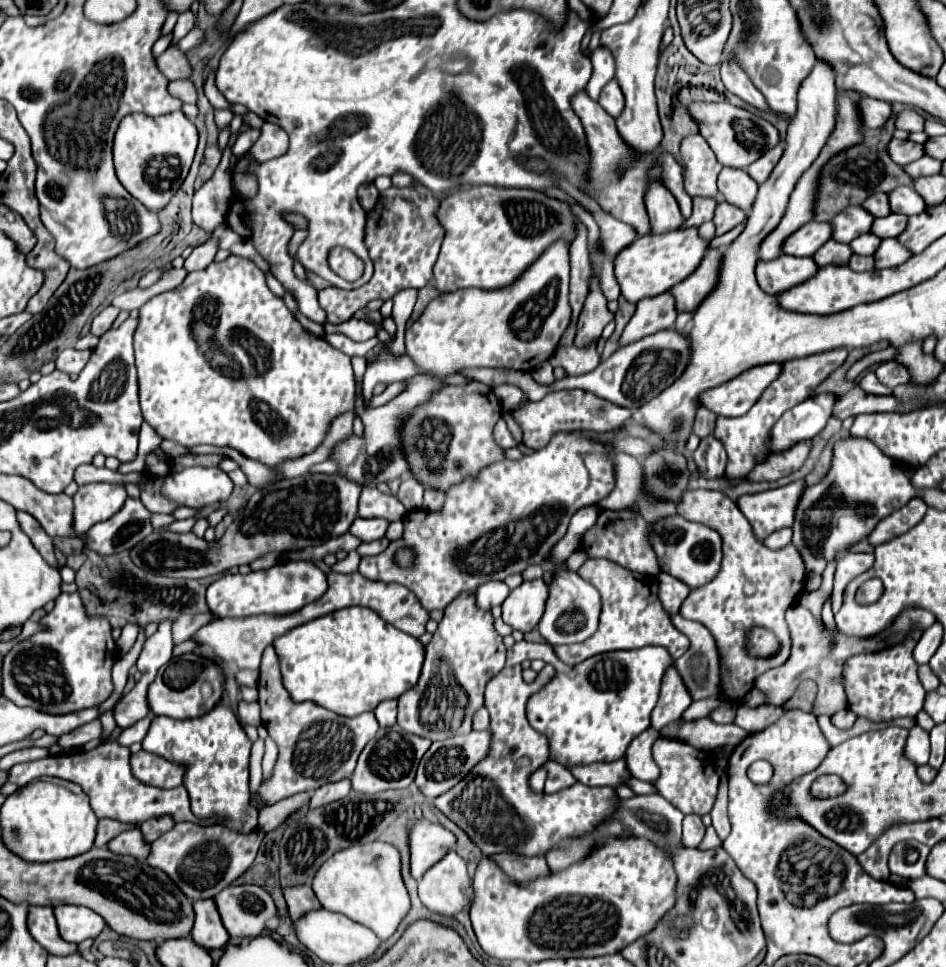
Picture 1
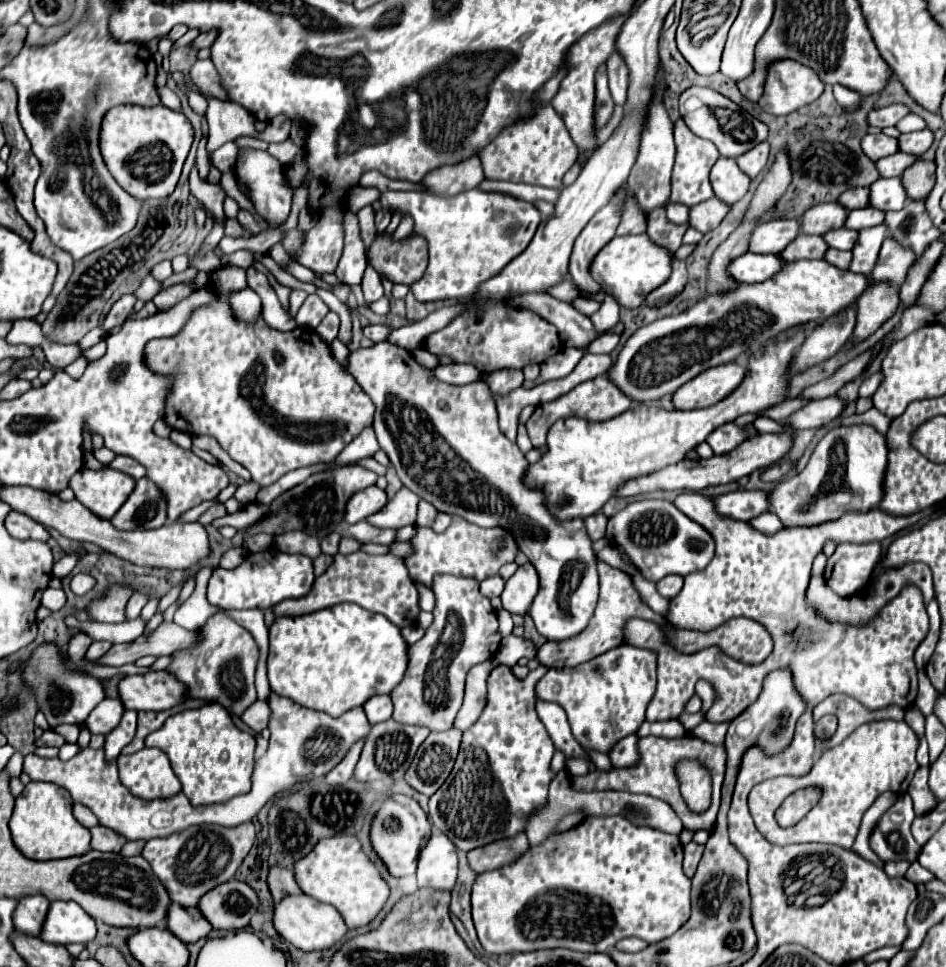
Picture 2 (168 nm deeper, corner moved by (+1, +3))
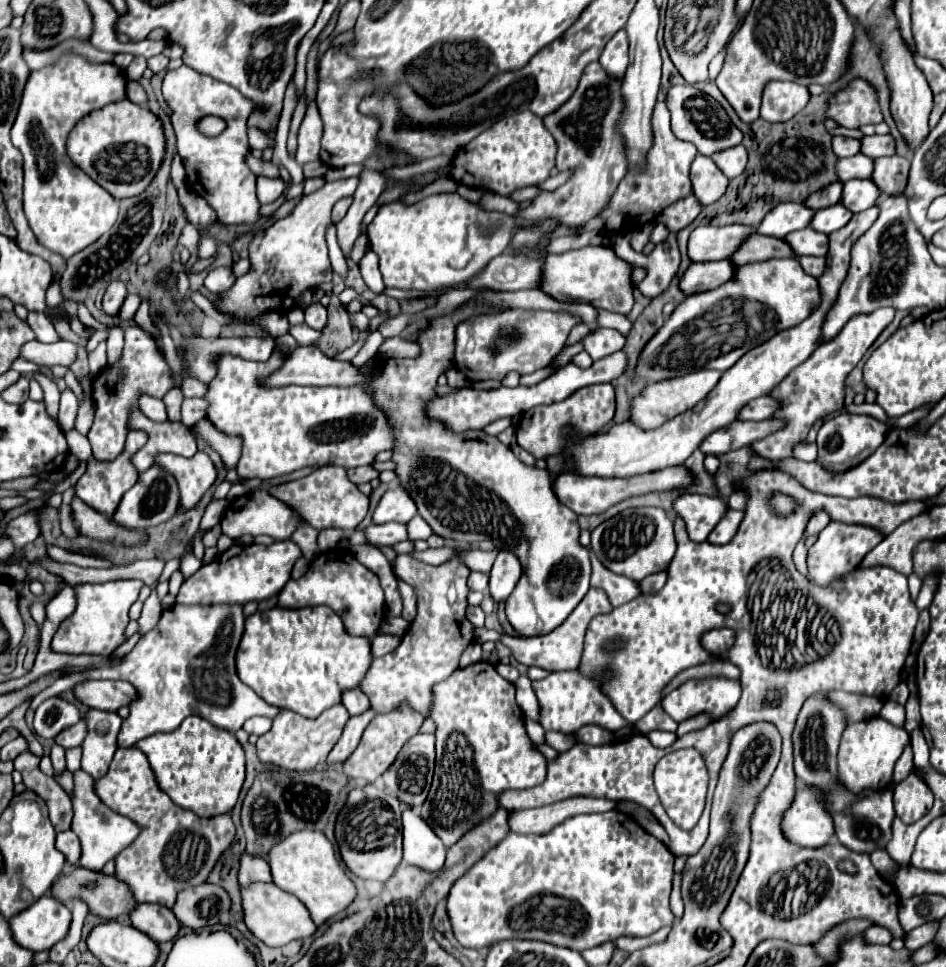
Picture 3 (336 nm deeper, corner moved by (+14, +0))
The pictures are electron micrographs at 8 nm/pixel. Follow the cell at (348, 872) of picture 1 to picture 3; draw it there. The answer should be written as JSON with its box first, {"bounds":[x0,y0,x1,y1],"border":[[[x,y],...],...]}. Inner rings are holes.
{"bounds":[268,832,356,926],"border":[[[294,832],[292,836],[280,840],[280,844],[272,848],[268,864],[272,868],[274,884],[300,898],[318,926],[344,912],[356,898],[354,882],[348,878],[344,866],[338,864],[336,848],[322,832]]]}

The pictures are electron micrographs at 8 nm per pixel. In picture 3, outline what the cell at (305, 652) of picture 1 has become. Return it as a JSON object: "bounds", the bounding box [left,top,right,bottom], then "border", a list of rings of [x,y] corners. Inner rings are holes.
{"bounds":[236,606,372,718],"border":[[[328,606],[314,608],[270,608],[266,612],[256,612],[246,618],[244,640],[240,644],[240,654],[236,654],[236,668],[240,680],[248,684],[262,700],[272,706],[288,708],[304,718],[318,718],[324,710],[342,702],[342,692],[358,688],[366,678],[372,664],[372,644],[366,636],[352,636],[346,632],[342,618]]]}

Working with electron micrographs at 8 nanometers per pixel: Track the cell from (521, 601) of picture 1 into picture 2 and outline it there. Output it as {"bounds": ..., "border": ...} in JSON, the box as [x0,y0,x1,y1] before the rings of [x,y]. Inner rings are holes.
{"bounds":[501,563,539,615],"border":[[[531,563],[521,565],[507,581],[505,581],[505,589],[501,593],[501,601],[503,607],[509,613],[517,613],[517,615],[525,615],[529,611],[529,605],[533,601],[533,597],[537,595],[539,589],[539,577],[537,571],[533,569]]]}

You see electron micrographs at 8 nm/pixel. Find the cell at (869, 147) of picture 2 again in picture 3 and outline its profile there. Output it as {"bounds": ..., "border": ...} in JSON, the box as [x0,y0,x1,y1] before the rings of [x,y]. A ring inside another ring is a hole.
{"bounds":[832,136,860,158],"border":[[[834,136],[832,138],[832,150],[836,152],[838,158],[856,156],[856,154],[860,154],[860,140],[844,138],[844,136]]]}

